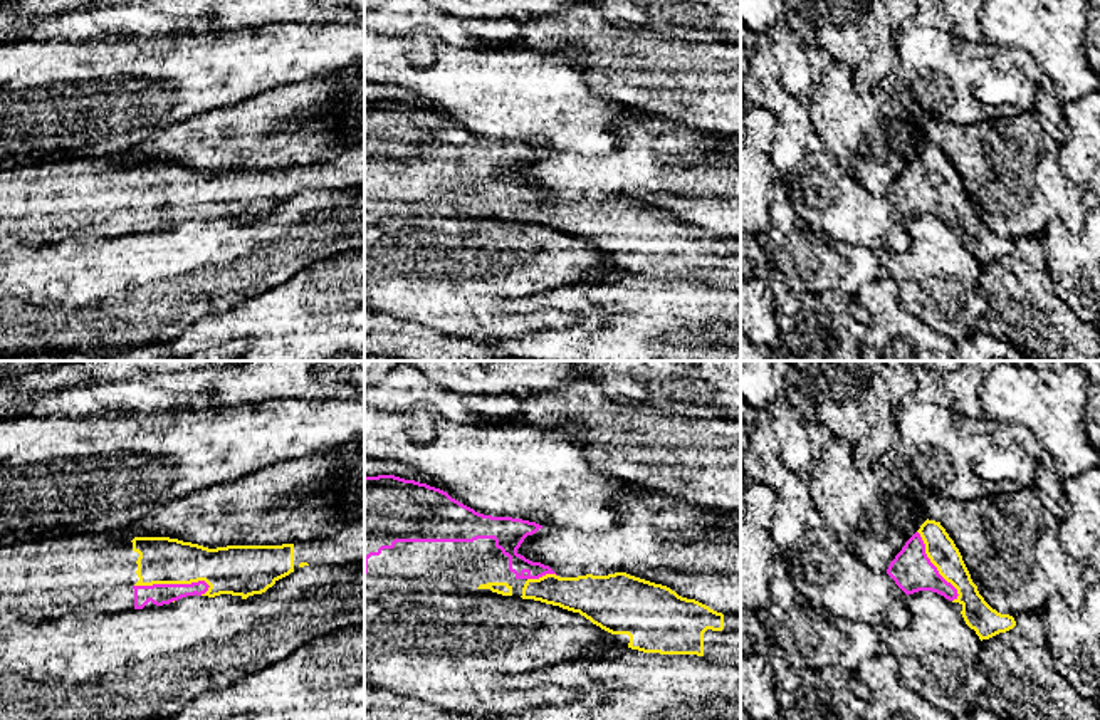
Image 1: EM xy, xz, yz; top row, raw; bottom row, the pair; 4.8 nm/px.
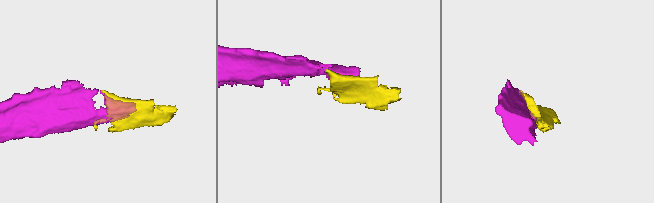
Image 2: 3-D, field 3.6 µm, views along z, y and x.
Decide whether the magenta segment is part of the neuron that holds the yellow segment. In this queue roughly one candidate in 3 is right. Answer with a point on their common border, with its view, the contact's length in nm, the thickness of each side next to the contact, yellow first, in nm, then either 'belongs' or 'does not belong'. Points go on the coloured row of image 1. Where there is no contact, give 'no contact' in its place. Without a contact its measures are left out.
meets yellow in xy at (173, 583); contact 360 nm long; 220 nm thick on the yellow side, 100 nm on the other; belongs

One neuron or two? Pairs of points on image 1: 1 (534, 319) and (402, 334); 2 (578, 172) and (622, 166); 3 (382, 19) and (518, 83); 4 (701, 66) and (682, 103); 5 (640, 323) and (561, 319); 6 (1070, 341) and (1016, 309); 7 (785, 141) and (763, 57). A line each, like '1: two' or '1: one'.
1: two
2: one
3: two
4: one
5: two
6: one
7: one

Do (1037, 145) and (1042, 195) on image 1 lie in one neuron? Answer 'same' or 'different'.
same

